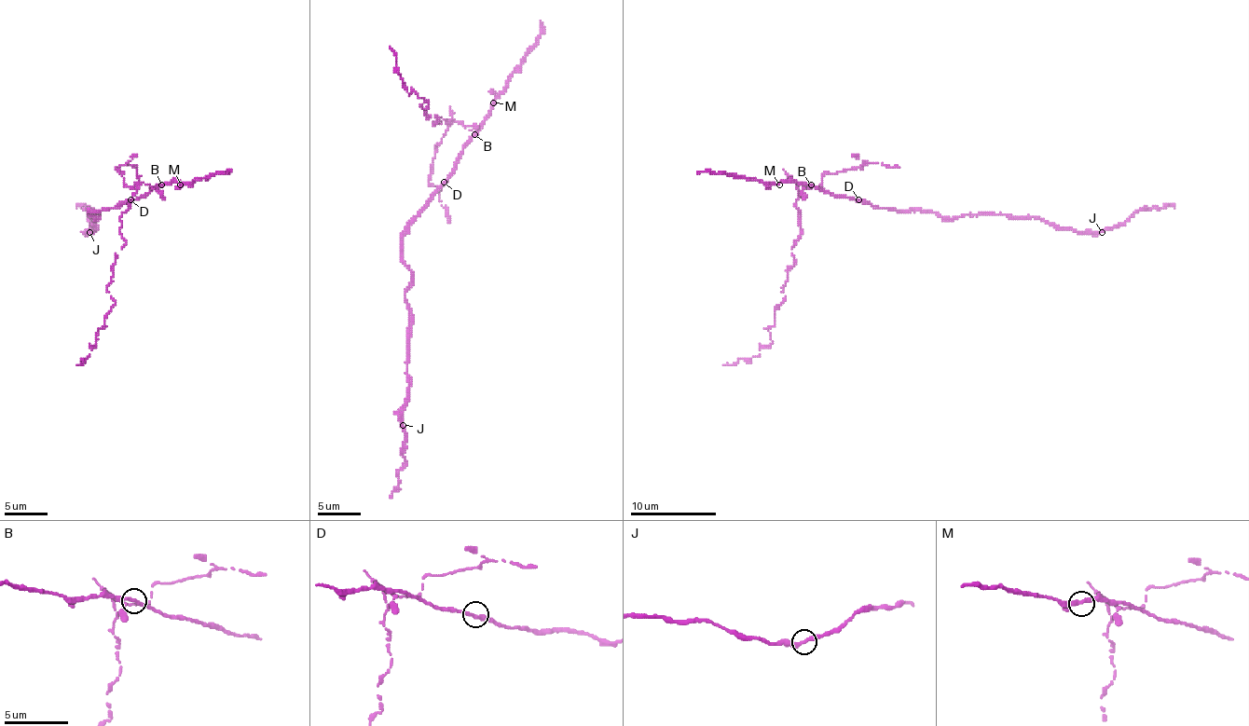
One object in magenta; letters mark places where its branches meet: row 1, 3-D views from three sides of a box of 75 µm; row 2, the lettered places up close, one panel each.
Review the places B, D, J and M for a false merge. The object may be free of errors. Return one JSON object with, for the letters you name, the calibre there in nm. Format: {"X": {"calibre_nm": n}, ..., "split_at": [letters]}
{"B": {"calibre_nm": 280}, "split_at": ["B"]}

